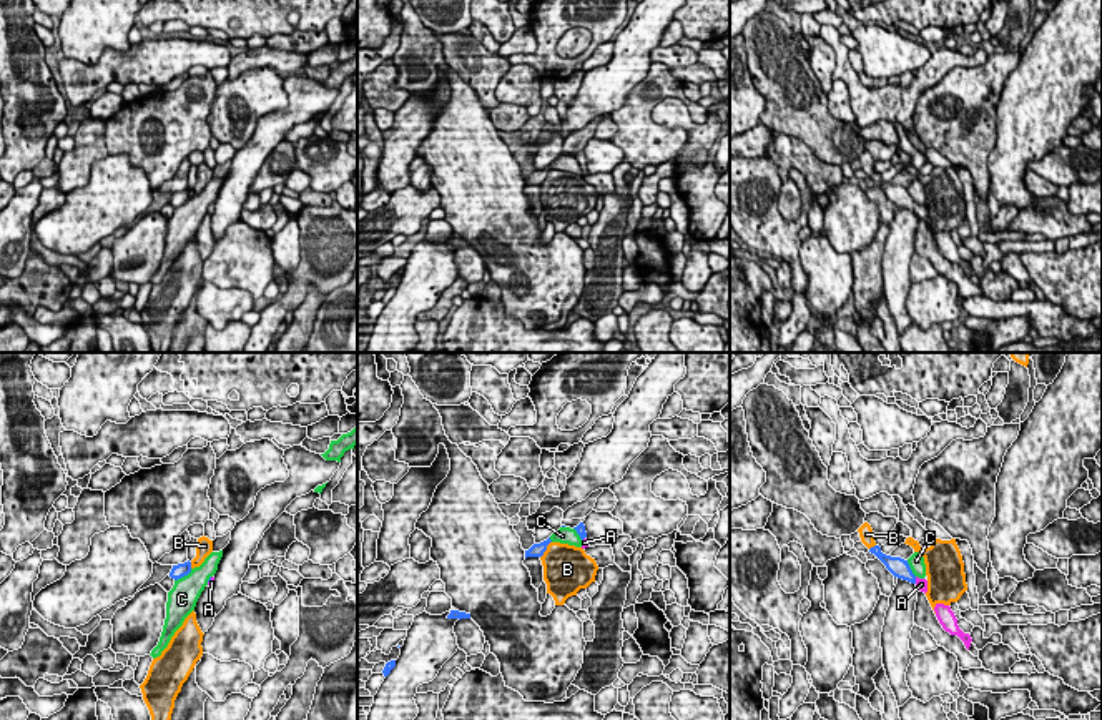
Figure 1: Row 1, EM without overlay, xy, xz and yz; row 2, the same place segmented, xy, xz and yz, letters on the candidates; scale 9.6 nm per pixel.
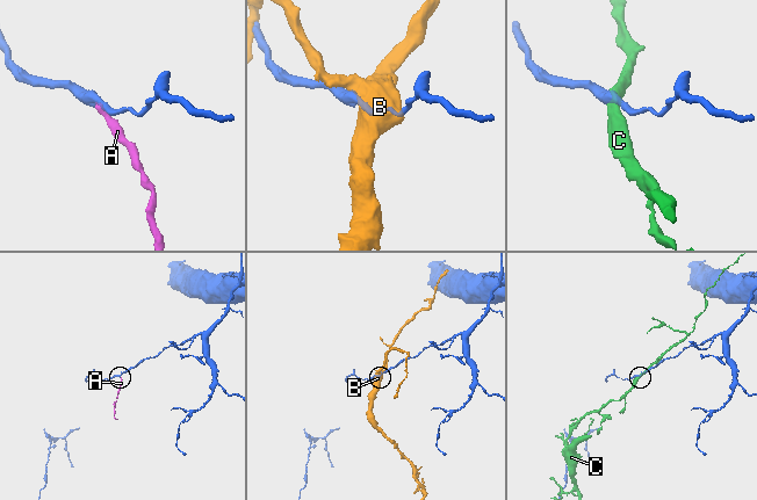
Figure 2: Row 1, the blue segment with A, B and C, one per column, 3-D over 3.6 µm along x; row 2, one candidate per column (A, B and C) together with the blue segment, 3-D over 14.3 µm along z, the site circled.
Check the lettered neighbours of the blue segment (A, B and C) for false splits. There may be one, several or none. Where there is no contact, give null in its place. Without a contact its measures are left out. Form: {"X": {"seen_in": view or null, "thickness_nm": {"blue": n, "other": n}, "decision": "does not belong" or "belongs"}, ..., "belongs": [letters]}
{"A": {"seen_in": "xy", "thickness_nm": {"blue": 30, "other": 50}, "decision": "belongs"}, "B": {"seen_in": "xz", "thickness_nm": {"blue": 130, "other": 420}, "decision": "does not belong"}, "C": {"seen_in": "xy", "thickness_nm": {"blue": 130, "other": 280}, "decision": "does not belong"}, "belongs": ["A"]}

